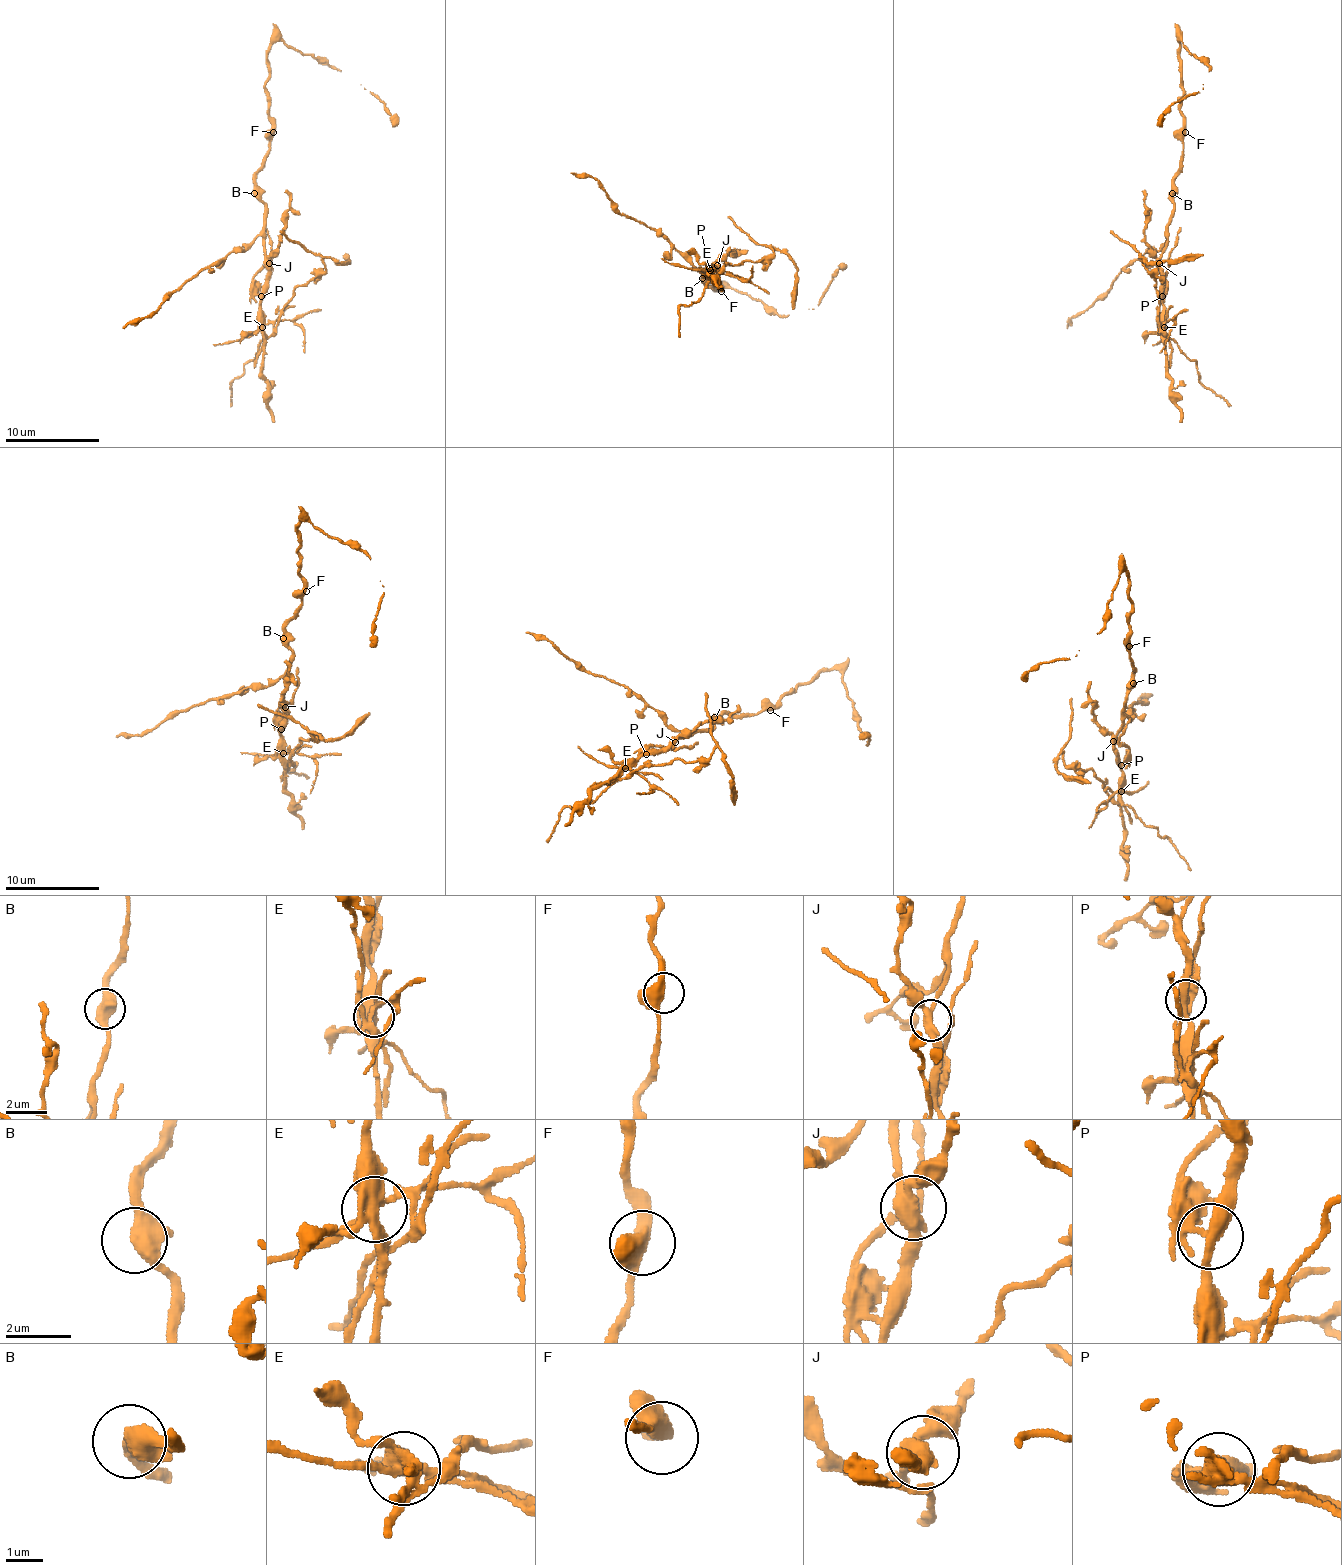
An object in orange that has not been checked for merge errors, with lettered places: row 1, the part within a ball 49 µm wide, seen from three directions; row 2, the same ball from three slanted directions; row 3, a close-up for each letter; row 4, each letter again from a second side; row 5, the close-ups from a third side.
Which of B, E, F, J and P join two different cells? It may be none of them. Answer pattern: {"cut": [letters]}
{"cut": ["E", "J", "P"]}

